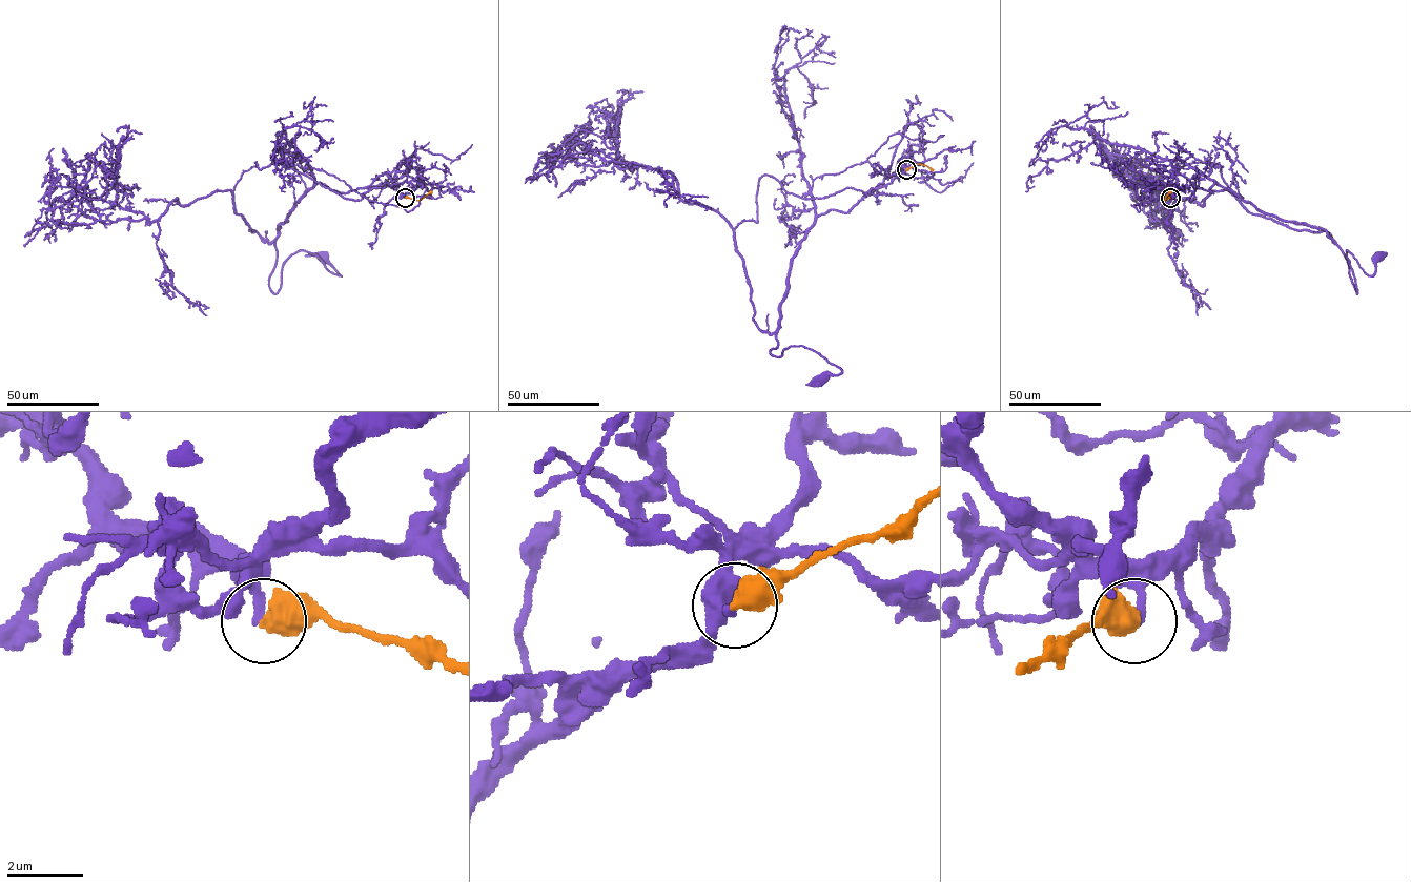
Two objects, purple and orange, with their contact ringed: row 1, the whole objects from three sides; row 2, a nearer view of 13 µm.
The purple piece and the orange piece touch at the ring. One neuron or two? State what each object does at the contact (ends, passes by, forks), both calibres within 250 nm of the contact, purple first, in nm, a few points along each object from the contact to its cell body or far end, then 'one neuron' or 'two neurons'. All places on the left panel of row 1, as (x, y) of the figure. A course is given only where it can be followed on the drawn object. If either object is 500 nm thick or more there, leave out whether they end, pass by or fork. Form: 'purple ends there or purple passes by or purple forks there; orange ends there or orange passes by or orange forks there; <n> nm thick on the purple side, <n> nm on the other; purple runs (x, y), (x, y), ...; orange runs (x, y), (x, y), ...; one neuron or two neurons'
240 nm thick on the purple side, 600 nm on the other; purple runs (405, 198), (344, 199), (256, 162), (233, 208), (273, 241), (270, 289), (300, 250), (341, 275), (323, 258); orange runs (405, 198), (420, 200), (432, 192); two neurons

